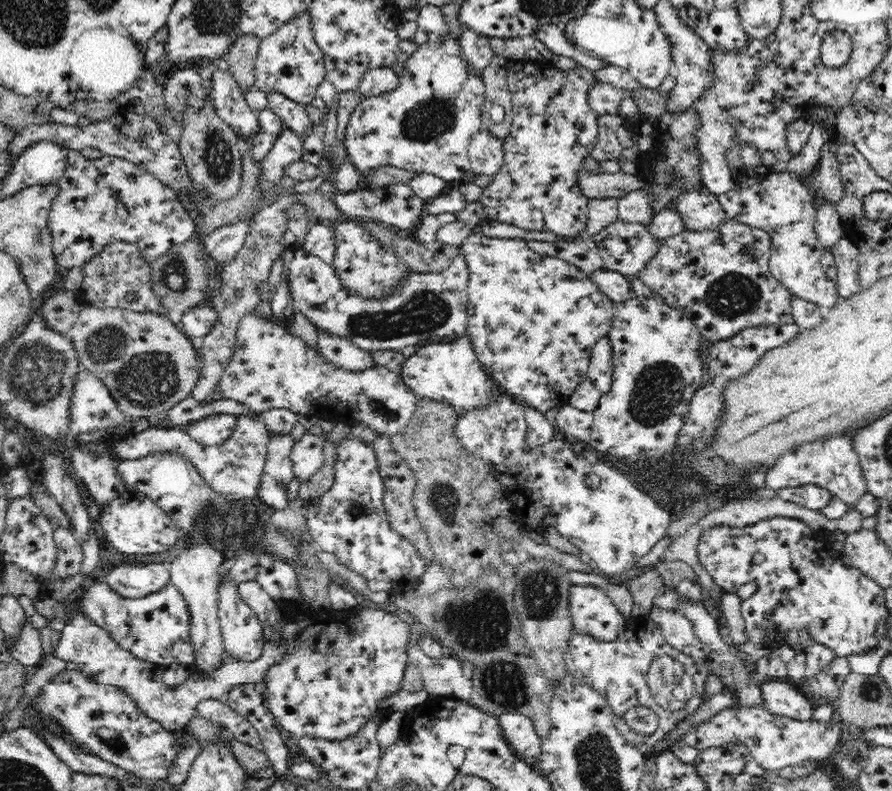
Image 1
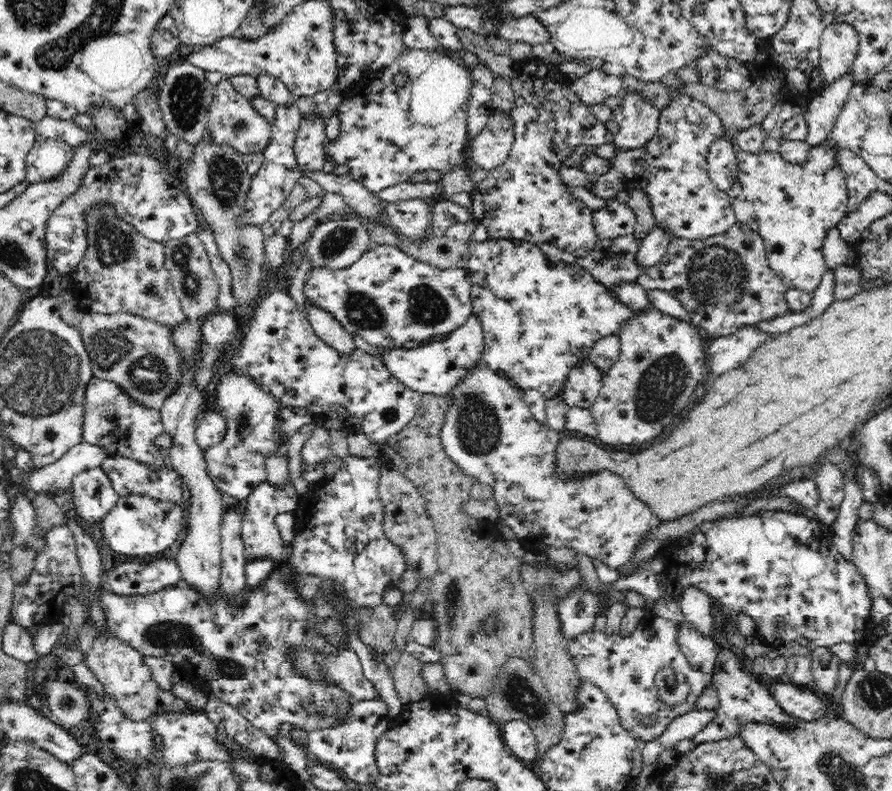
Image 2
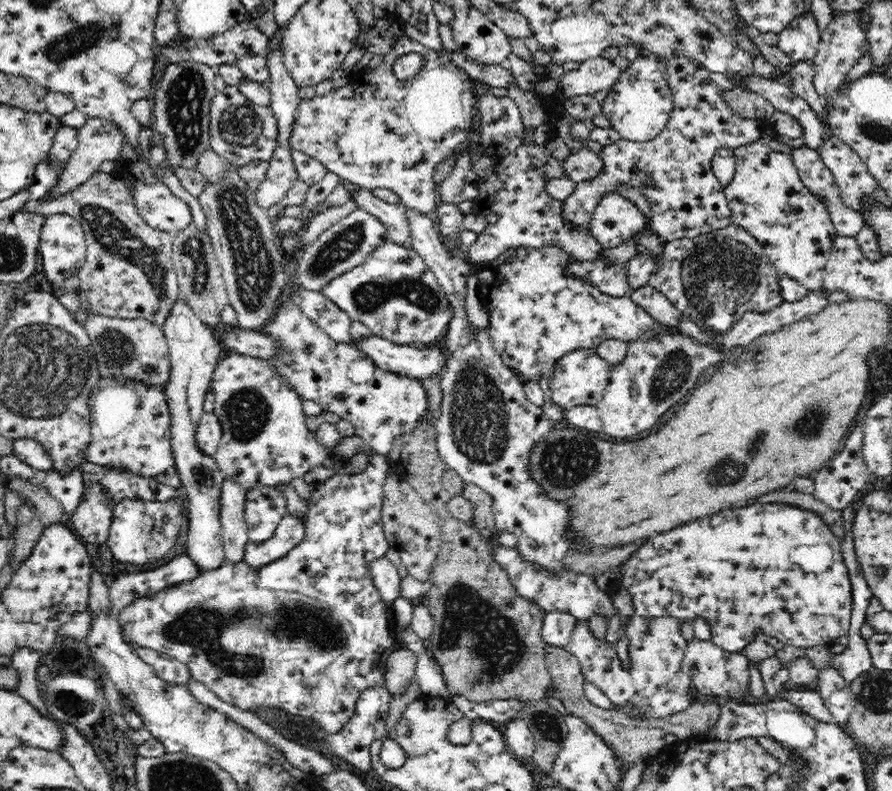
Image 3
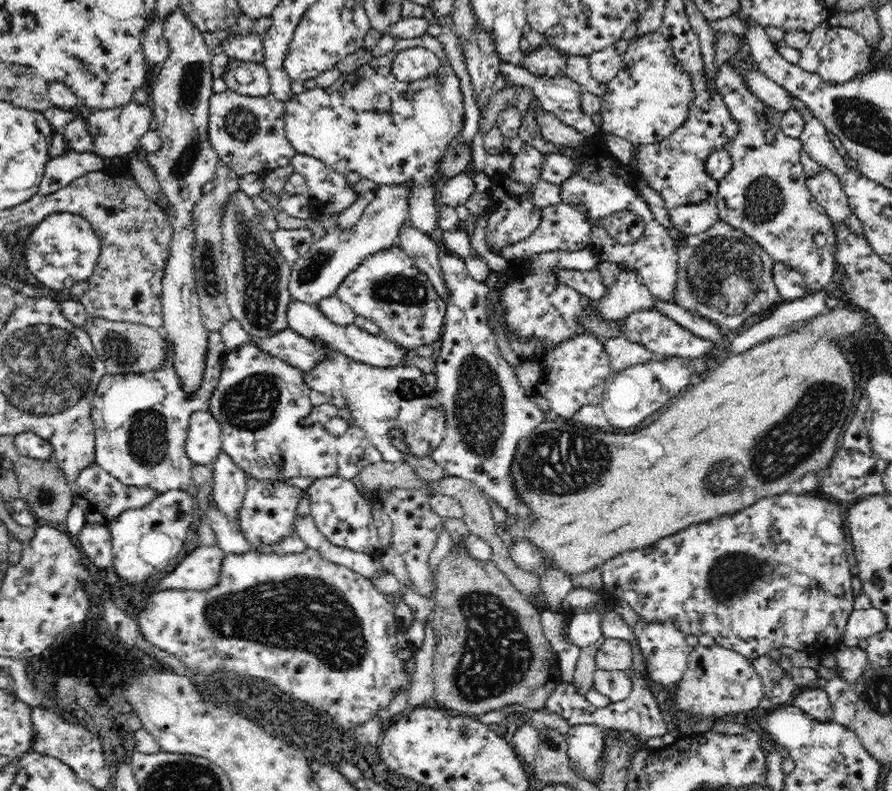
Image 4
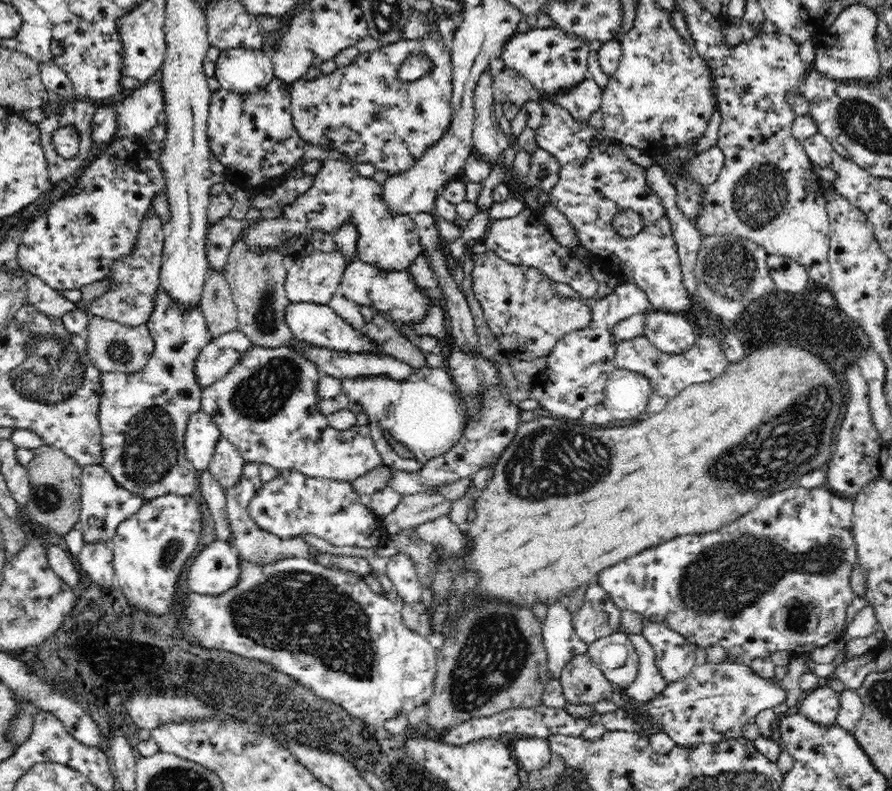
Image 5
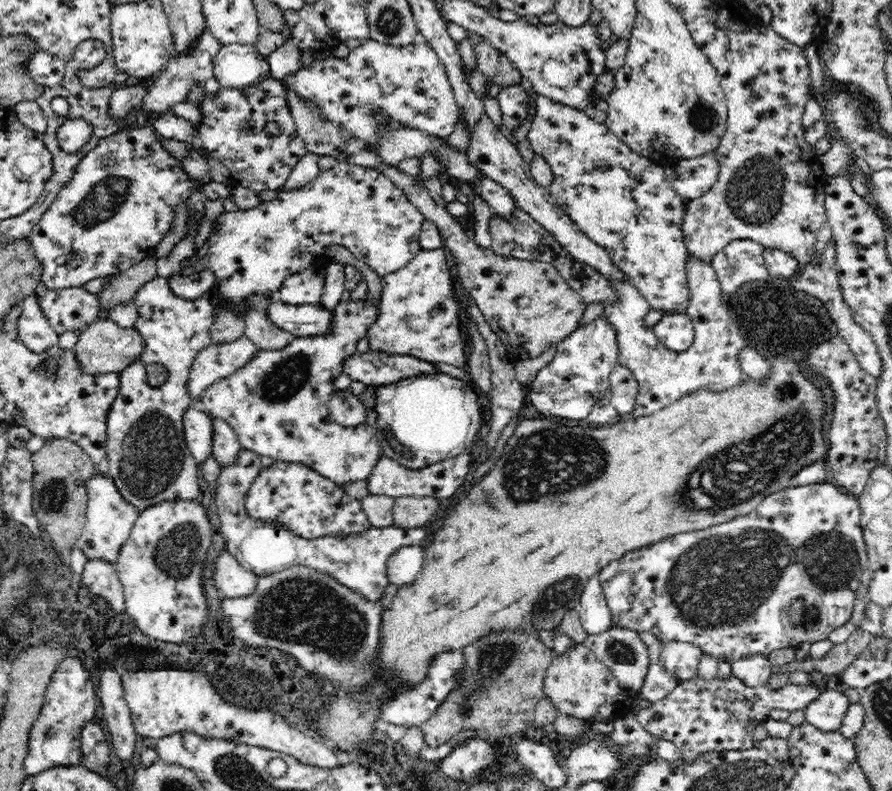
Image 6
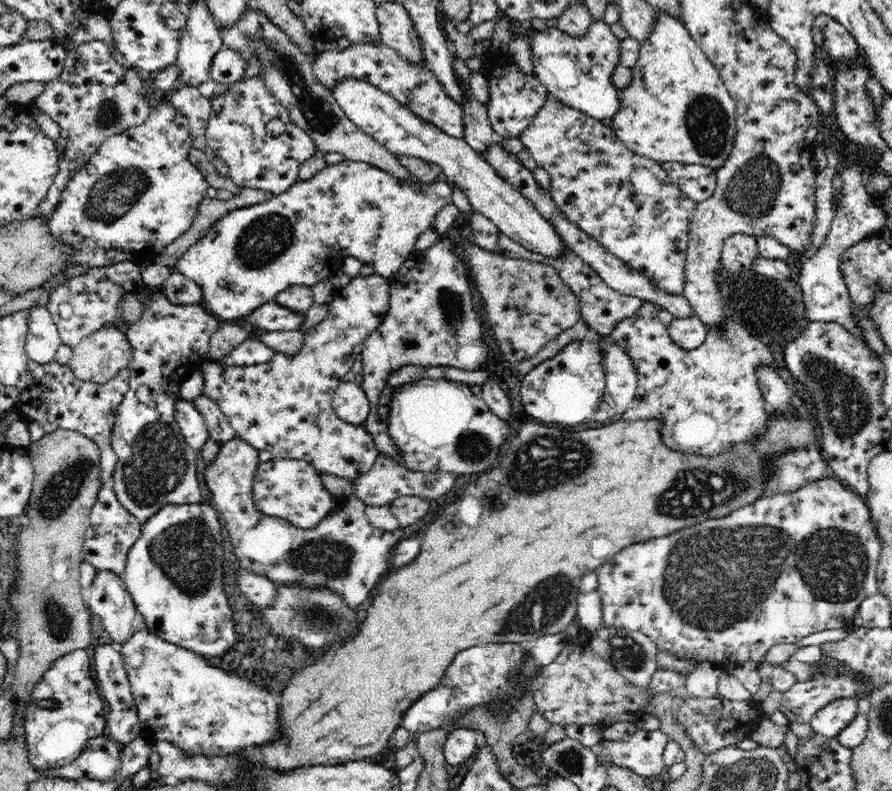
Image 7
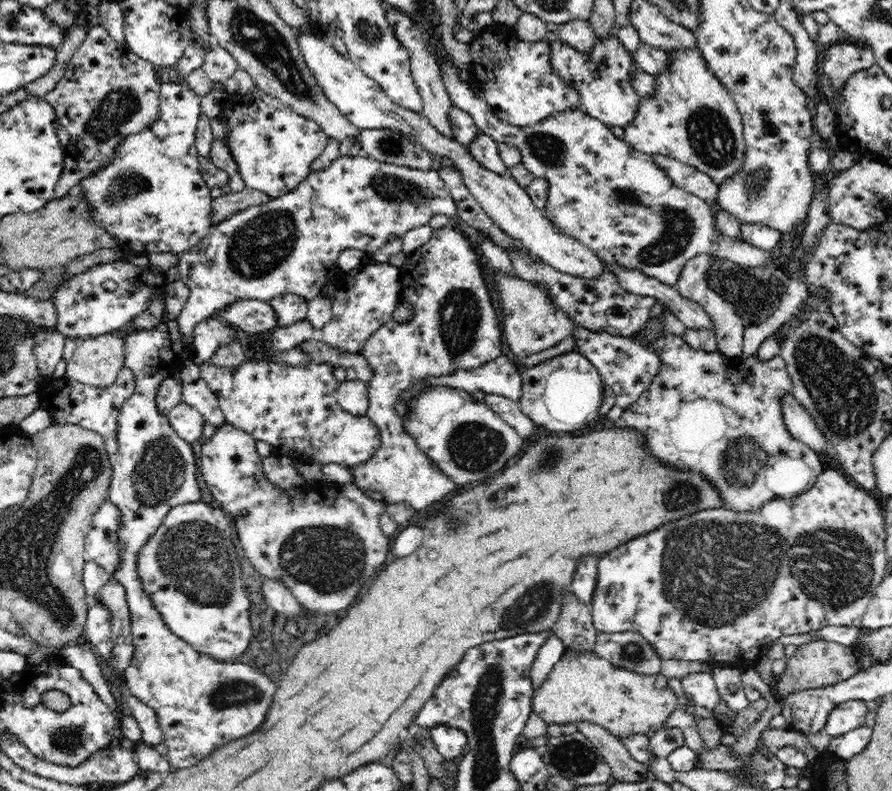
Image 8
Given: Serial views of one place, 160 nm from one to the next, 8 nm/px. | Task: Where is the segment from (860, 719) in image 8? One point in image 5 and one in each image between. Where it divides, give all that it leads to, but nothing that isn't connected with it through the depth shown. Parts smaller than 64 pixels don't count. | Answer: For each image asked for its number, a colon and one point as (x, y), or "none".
5: (821, 705)
6: (826, 711)
7: (829, 719)

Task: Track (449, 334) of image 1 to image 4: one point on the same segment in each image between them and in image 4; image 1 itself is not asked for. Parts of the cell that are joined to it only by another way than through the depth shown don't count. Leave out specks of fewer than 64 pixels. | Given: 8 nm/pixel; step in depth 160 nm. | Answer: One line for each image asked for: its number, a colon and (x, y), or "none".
2: (385, 297)
3: (393, 292)
4: (389, 288)

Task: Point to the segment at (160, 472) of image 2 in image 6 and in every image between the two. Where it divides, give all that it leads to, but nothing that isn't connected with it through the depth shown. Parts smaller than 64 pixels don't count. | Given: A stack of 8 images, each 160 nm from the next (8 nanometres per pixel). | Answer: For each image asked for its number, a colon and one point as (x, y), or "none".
3: (122, 483)
4: (101, 496)
5: (105, 503)
6: (109, 516)

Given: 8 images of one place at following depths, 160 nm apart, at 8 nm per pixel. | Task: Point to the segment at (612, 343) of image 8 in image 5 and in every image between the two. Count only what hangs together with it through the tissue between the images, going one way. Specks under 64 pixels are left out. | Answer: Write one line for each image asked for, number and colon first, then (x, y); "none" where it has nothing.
5: (627, 394)
6: (623, 392)
7: (621, 386)

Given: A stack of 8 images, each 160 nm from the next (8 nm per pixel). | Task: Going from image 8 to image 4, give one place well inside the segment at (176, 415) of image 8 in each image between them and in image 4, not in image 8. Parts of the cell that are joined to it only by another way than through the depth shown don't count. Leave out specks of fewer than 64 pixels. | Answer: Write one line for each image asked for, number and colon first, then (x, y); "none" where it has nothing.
4: (203, 445)
5: (202, 436)
6: (198, 427)
7: (192, 425)

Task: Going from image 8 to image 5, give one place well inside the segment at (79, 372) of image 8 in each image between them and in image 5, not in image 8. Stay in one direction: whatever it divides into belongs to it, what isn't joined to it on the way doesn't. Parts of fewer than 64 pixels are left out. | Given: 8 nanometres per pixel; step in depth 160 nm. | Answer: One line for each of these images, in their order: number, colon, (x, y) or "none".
5: (115, 347)
6: (104, 347)
7: (98, 356)

